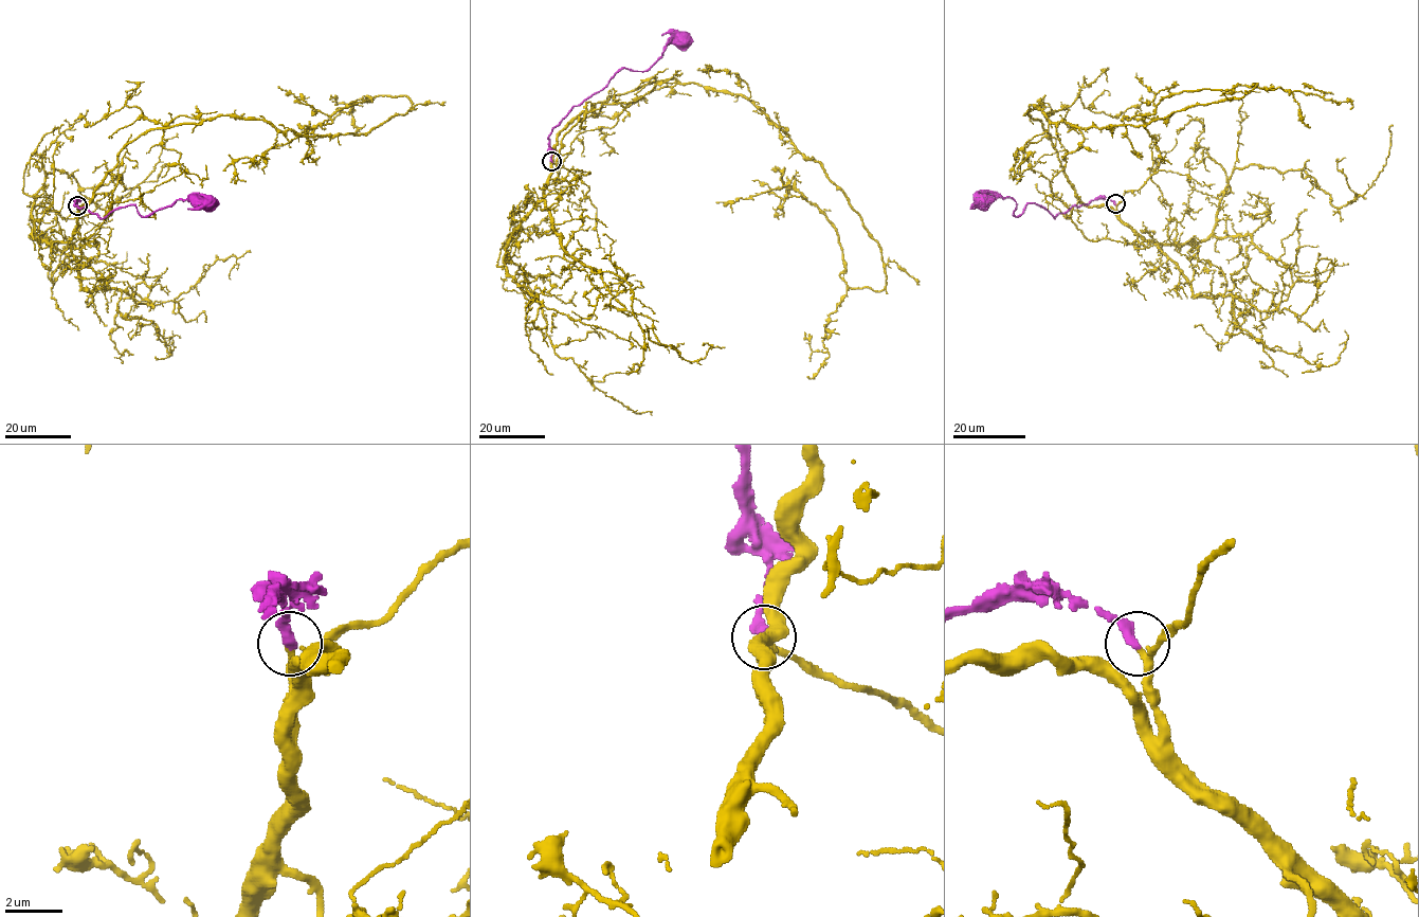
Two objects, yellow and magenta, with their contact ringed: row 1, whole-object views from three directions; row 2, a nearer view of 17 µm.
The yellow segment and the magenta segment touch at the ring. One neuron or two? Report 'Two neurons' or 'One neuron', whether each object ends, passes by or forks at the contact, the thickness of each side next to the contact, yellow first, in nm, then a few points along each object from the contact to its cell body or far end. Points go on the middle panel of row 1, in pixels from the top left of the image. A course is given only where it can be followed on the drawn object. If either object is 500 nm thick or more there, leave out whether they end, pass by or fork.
One neuron. At the ring yellow passes by. At the ring magenta ends. Thickness 220 nm (yellow) against 360 nm. Course of yellow: (551, 161), (616, 94), (744, 94), (844, 195), (886, 286), (848, 285), (834, 226), (796, 191), (716, 202). Course of magenta: (551, 161), (549, 132), (574, 106), (604, 87), (620, 70), (643, 71), (668, 43), (686, 38)

